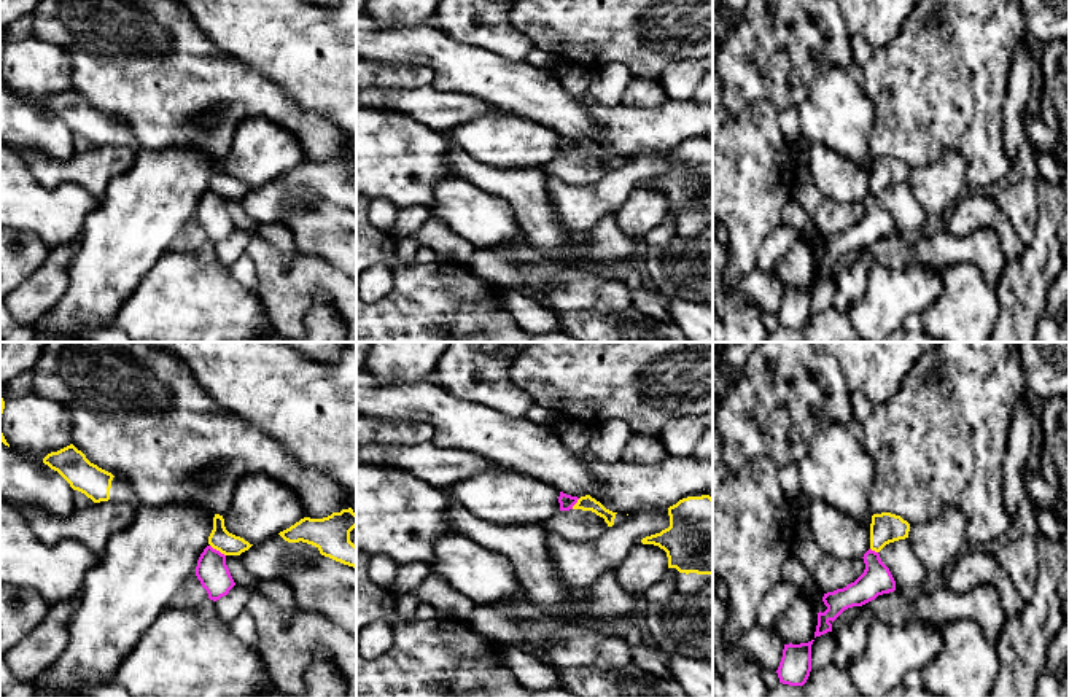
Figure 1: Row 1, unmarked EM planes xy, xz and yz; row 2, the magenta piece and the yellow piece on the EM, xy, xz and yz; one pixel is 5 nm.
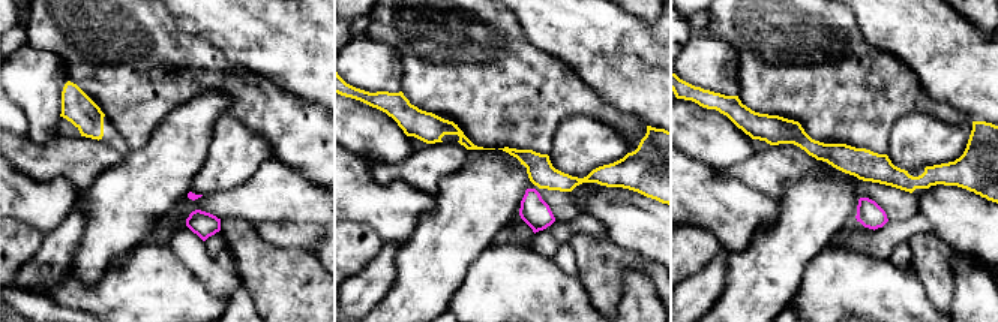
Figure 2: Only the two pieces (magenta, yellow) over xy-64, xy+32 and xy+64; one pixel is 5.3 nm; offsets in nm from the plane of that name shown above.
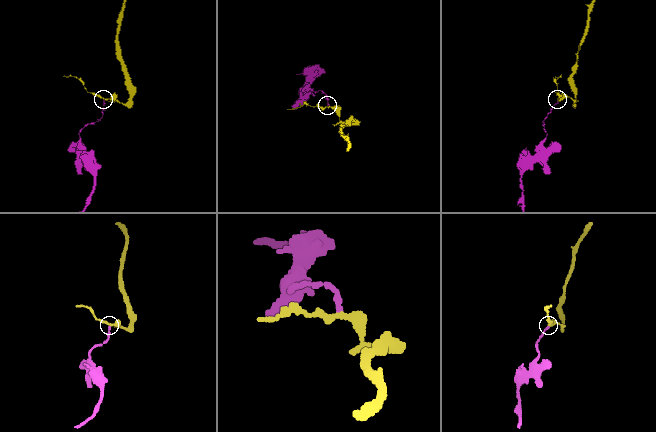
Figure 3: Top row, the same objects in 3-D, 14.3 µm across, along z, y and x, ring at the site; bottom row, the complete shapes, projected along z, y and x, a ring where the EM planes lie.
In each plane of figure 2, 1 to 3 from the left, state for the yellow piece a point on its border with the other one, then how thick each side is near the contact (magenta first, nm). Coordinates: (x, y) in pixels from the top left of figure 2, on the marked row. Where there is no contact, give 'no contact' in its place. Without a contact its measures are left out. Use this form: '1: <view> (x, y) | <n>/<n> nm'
1: no contact
2: no contact
3: no contact

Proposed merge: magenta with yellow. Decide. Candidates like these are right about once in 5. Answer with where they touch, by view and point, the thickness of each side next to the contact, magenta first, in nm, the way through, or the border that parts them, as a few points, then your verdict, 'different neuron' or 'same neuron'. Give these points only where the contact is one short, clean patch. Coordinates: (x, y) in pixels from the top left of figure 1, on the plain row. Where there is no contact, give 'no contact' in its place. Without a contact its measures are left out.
contact xy (218, 194); calibres 160 and 110 nm; border xy (210, 188), (225, 199); different neuron

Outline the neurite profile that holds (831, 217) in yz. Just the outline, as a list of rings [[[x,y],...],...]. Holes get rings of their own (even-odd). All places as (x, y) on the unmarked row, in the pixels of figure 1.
[[[822,199],[814,213],[814,224],[821,236],[827,237],[854,226],[864,213],[865,207],[862,201],[838,204],[830,199]]]

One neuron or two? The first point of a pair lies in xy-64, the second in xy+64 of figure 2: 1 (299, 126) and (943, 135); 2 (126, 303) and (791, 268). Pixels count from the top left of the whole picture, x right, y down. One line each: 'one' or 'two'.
1: two
2: two

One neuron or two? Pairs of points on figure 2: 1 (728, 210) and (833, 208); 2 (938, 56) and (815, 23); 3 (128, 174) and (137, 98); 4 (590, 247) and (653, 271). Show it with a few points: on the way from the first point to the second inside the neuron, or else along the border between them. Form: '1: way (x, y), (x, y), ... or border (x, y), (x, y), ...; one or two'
1: border (778, 199), (778, 219), (754, 235); two
2: border (853, 15), (862, 36), (868, 42), (893, 54); two
3: border (156, 126), (152, 137), (141, 147), (131, 150); two
4: way (605, 261), (638, 262); one

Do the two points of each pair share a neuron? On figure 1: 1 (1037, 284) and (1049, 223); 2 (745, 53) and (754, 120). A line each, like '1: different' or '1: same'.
1: same
2: different

